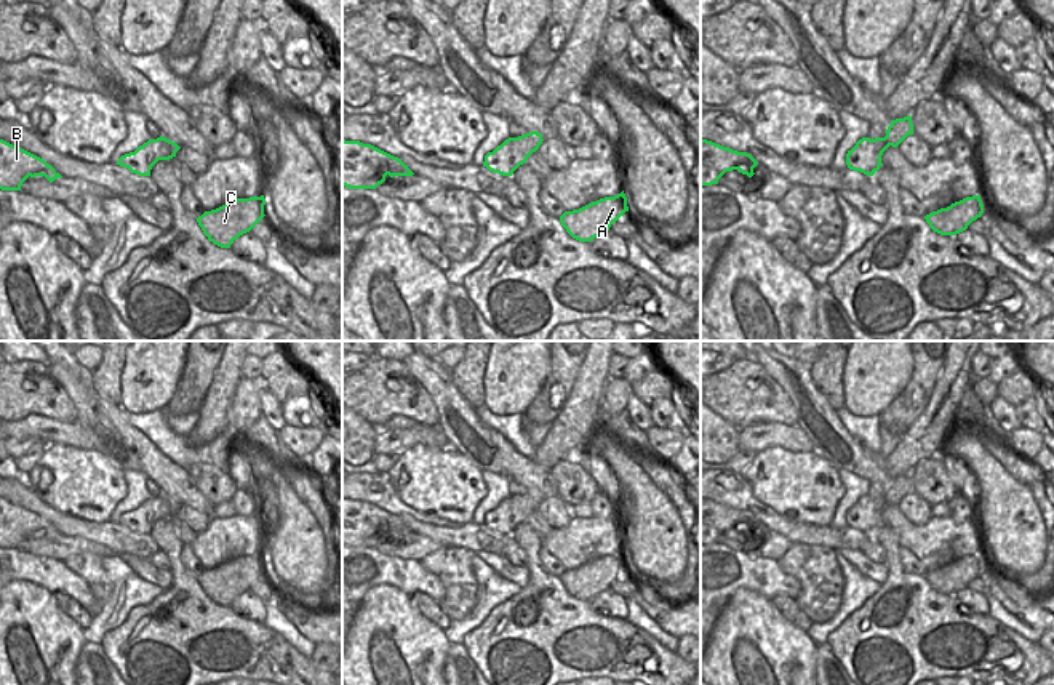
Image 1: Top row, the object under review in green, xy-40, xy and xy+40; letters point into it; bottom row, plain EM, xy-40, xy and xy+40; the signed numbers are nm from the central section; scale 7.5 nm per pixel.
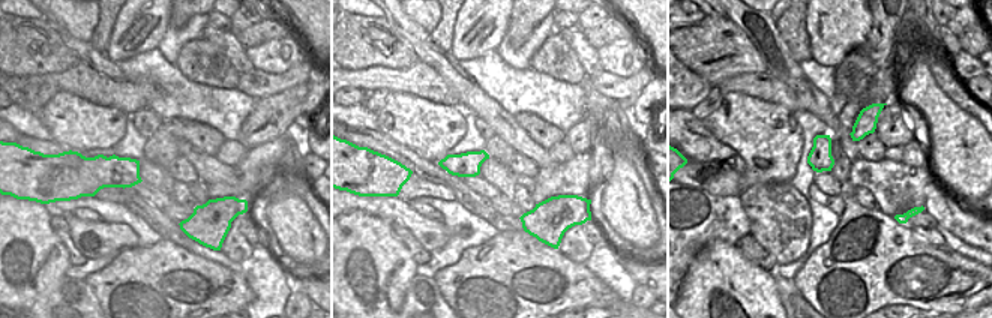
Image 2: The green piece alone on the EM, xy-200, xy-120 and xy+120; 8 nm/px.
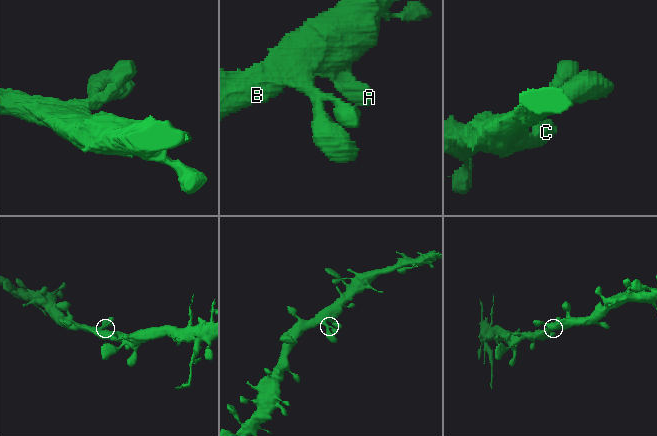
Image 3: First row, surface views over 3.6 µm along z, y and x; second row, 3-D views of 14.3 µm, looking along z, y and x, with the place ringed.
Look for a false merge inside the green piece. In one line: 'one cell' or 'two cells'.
one cell

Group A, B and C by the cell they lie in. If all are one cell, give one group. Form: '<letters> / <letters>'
A B C

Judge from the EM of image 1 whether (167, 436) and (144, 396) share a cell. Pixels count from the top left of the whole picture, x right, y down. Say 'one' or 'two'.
two

